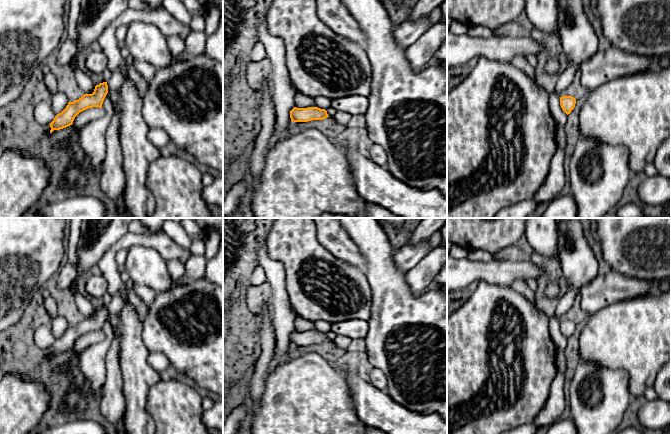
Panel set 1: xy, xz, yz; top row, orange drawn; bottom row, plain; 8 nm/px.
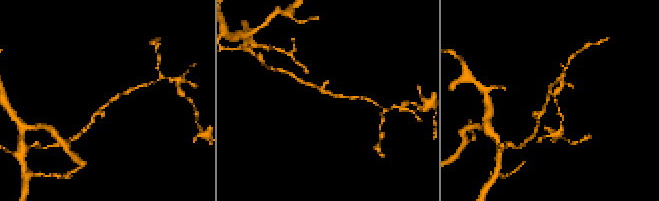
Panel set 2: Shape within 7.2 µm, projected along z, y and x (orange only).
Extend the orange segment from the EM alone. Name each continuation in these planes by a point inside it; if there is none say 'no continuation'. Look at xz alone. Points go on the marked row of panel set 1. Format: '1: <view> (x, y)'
no continuation

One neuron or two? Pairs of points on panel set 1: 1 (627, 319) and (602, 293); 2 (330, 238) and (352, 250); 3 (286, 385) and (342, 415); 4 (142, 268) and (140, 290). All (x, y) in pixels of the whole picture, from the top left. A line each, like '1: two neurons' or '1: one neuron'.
1: two neurons
2: one neuron
3: one neuron
4: two neurons

